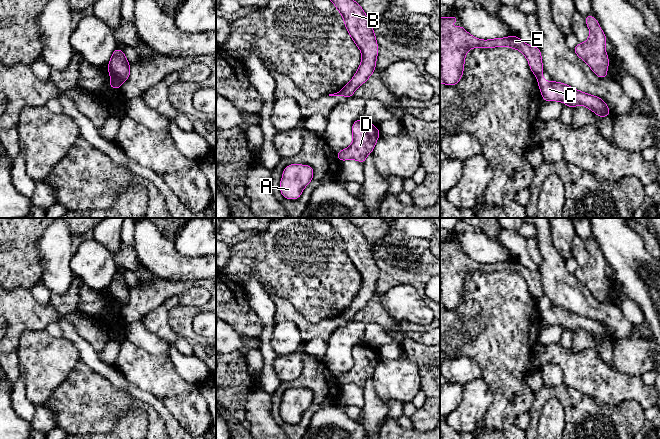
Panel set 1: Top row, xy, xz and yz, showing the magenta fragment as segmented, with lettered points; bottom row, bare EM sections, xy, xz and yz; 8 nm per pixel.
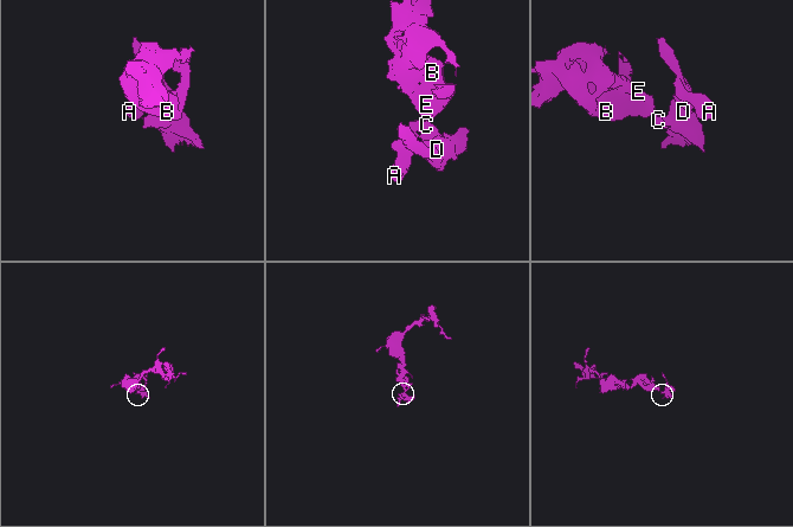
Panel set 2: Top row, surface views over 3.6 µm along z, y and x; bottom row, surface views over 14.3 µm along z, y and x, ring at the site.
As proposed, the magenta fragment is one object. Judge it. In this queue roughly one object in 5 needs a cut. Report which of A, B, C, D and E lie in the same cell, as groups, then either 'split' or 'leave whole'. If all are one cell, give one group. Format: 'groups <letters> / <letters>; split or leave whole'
groups A C D / B E; split

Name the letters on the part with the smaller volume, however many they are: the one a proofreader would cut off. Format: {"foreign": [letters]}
{"foreign": ["A", "C", "D"]}

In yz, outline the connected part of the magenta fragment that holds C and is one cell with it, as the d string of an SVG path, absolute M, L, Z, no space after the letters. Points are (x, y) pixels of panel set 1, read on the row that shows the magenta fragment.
M539 75L537 80L544 101L560 101L572 108L583 105L601 118L611 115L607 104L597 96L581 92L560 82L547 82L542 75Z

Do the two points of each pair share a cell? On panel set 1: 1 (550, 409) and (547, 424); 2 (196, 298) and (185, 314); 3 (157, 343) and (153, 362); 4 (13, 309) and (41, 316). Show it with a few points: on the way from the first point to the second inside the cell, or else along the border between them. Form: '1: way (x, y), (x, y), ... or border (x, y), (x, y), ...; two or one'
1: way (550, 413), (550, 420); one
2: border (205, 304), (200, 306), (175, 305), (169, 313); two
3: border (134, 343), (148, 352), (167, 354); two
4: way (20, 310), (34, 315); one

